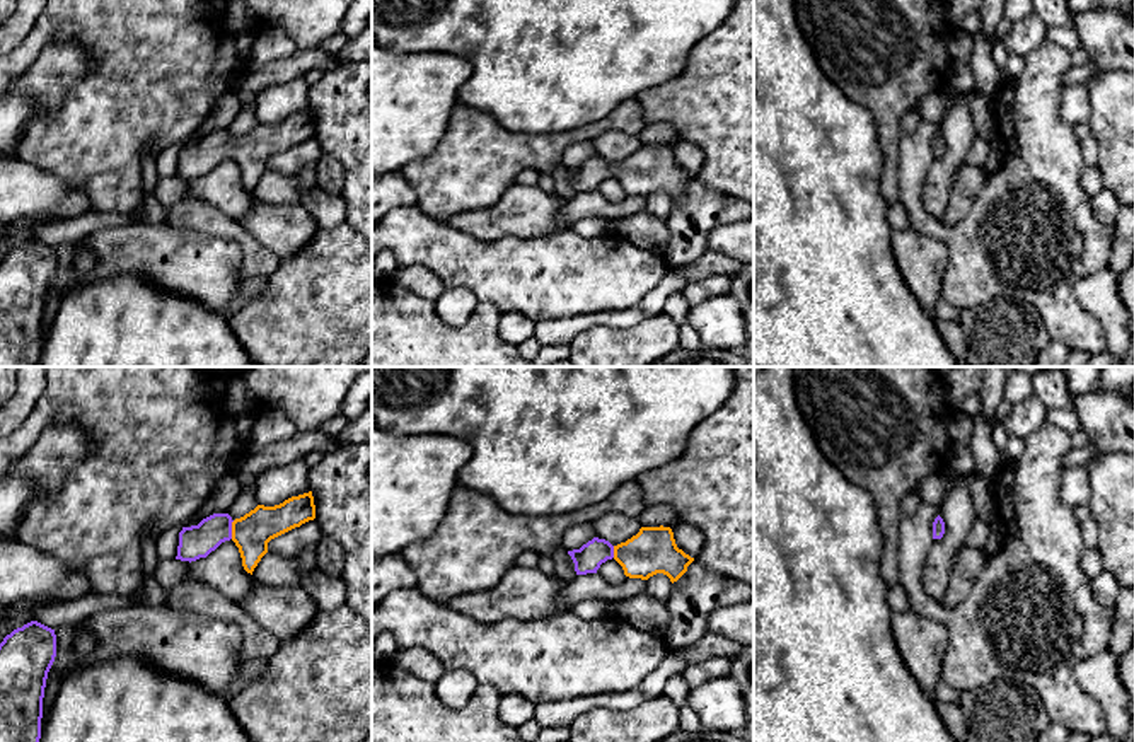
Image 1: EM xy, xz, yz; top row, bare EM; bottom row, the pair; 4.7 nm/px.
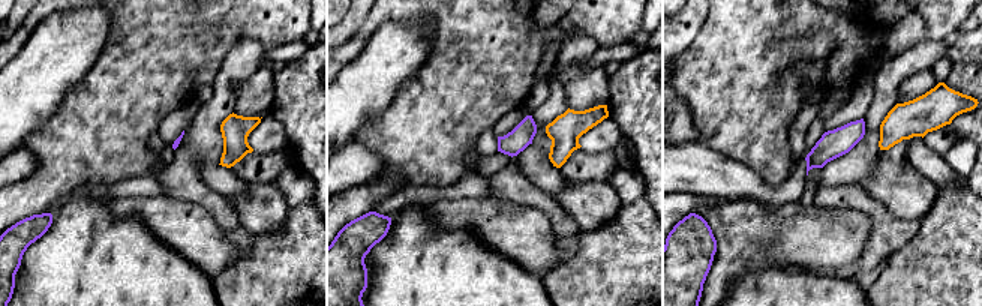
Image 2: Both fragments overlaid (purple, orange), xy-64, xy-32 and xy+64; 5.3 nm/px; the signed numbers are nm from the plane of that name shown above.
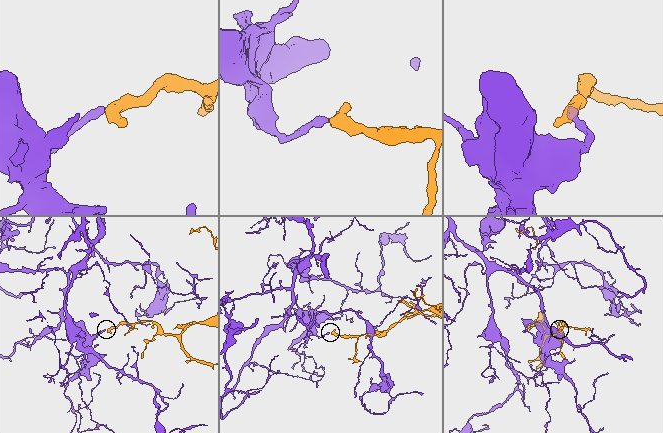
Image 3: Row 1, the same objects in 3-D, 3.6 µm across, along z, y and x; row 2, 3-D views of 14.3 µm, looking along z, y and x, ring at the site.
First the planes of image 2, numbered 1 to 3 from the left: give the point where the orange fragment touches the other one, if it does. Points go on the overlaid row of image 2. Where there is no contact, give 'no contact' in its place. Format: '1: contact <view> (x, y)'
1: no contact
2: no contact
3: no contact

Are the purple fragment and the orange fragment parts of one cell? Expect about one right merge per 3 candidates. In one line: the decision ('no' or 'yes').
yes

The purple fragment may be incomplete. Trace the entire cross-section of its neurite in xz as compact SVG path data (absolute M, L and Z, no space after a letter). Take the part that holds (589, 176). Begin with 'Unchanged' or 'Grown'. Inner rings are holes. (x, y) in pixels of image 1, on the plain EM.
Grown. M641 145L636 154L612 164L605 157L593 155L580 167L568 169L575 181L576 193L597 191L602 181L616 177L629 196L648 198L663 191L677 200L694 179L677 165L670 145Z

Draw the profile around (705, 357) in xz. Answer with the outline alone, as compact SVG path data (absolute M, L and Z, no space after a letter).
M679 346L650 367L747 367L747 363L737 350L684 350Z

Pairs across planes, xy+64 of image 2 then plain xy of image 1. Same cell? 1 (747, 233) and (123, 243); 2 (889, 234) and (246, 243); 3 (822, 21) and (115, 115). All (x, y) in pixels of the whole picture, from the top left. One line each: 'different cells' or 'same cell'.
1: same cell
2: same cell
3: same cell

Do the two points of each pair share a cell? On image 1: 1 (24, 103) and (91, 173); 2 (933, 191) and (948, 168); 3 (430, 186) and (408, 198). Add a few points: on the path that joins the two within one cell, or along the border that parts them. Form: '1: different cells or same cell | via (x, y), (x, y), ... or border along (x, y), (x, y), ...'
1: different cells | border along (69, 89), (52, 115), (29, 121), (17, 149)
2: same cell | via (938, 186), (943, 173)
3: different cells | border along (399, 171), (415, 190), (416, 203)

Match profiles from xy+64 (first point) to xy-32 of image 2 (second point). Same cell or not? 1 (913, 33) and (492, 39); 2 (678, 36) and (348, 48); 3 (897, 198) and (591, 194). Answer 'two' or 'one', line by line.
1: two
2: two
3: one

